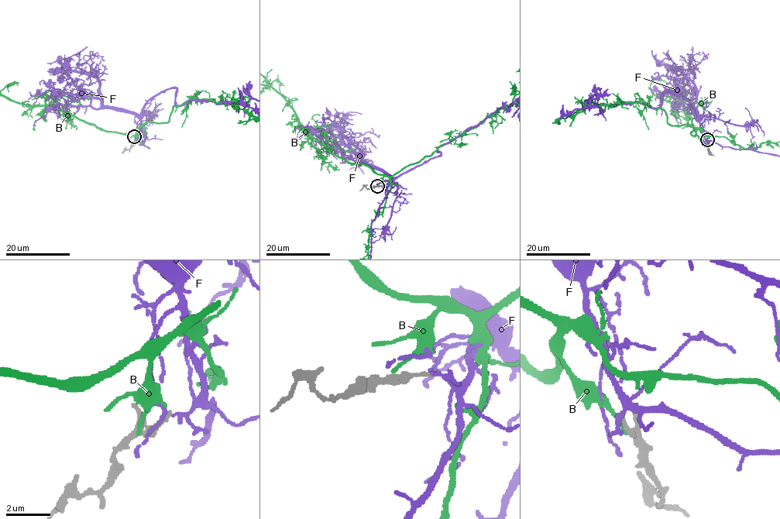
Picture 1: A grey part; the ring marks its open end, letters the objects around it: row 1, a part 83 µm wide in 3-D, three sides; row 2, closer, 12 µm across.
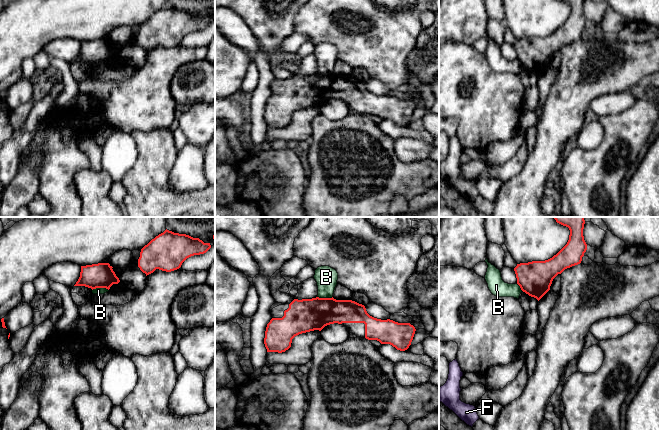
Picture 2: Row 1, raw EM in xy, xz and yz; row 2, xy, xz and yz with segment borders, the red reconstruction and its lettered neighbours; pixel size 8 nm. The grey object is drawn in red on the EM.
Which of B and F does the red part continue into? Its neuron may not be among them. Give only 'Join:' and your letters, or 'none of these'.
Join: none of these

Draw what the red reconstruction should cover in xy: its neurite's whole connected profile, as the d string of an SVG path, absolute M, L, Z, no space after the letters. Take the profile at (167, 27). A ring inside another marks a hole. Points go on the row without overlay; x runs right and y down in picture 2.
M166 5L141 25L138 43L146 52L156 45L171 48L179 45L187 34L204 30L210 24L210 19L199 14Z

